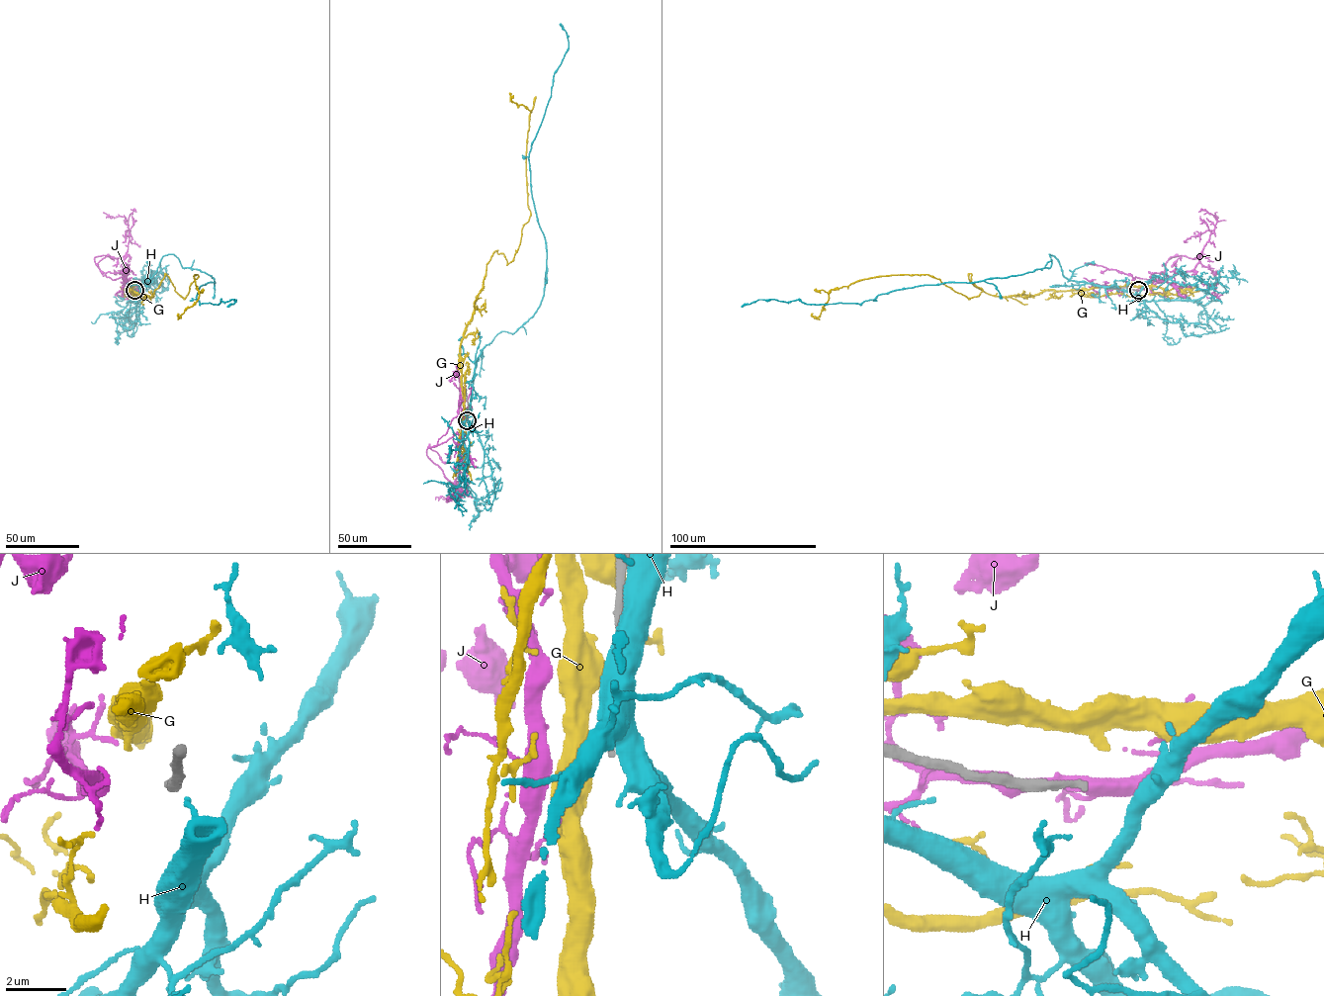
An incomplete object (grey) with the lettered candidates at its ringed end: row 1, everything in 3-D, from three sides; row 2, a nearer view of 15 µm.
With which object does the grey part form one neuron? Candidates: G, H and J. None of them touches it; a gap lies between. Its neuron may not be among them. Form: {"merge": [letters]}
{"merge": []}

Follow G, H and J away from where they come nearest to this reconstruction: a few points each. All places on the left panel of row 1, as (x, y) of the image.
G: (132, 288), (129, 291), (150, 297), (165, 274), (185, 298), (196, 274), (198, 300), (179, 317), (178, 313)
H: (136, 291), (164, 256), (174, 254), (183, 268), (214, 279), (199, 288), (200, 304), (236, 300), (227, 307)
J: (132, 290), (126, 281), (126, 254), (94, 257), (100, 269), (113, 279), (126, 278), (126, 263)

